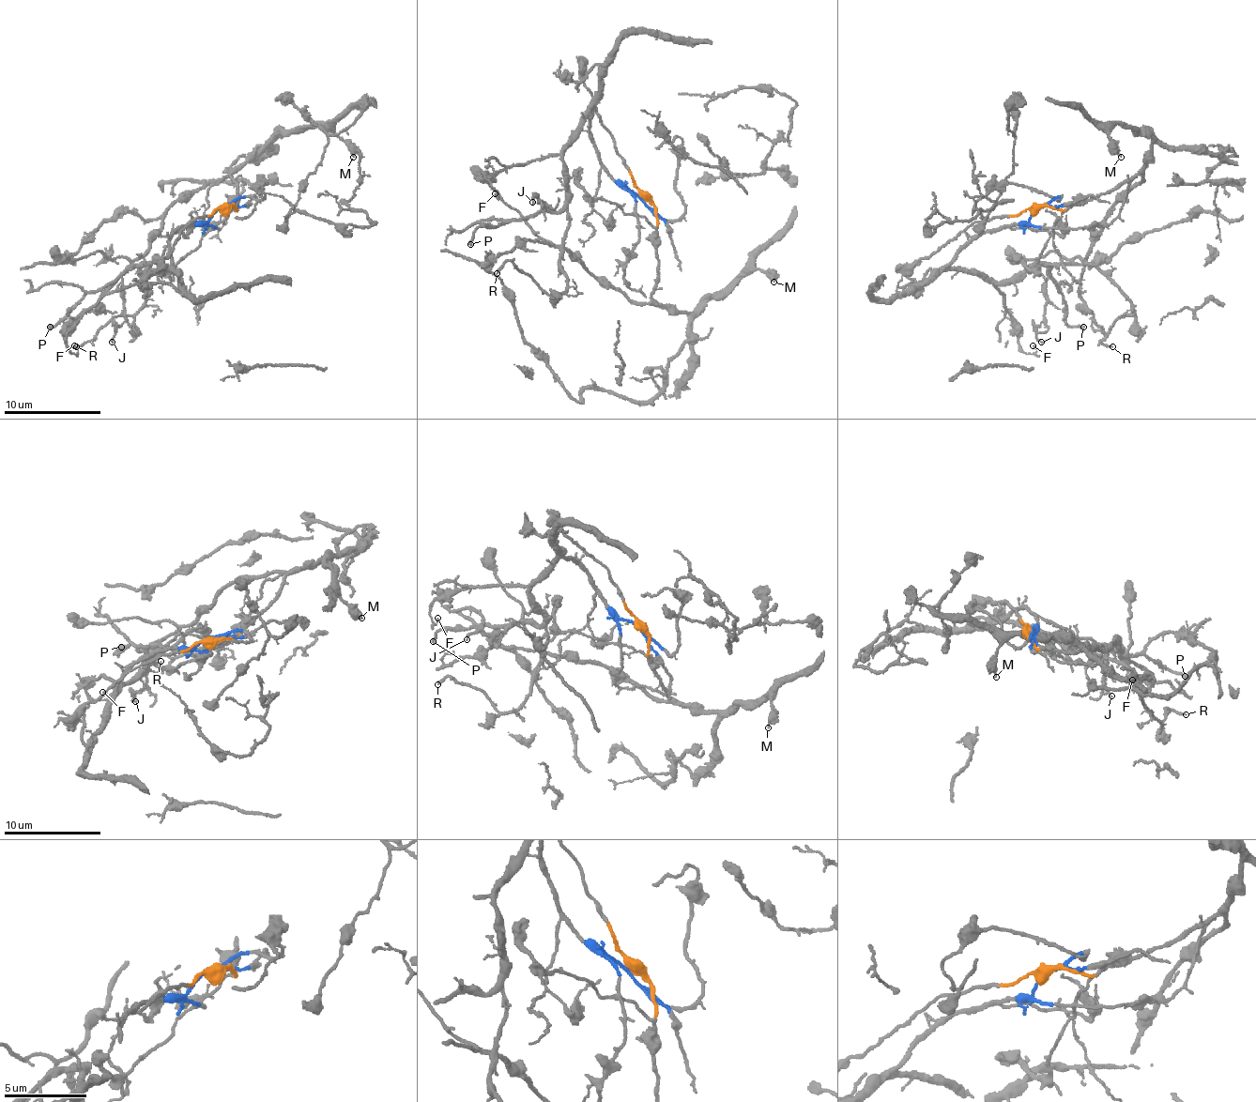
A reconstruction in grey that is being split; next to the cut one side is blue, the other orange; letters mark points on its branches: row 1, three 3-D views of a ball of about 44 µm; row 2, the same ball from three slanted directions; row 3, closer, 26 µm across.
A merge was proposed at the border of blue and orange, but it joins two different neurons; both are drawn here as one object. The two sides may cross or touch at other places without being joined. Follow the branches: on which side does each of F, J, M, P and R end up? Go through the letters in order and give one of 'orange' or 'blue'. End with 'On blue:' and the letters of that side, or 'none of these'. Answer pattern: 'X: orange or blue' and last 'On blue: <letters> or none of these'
F: blue
J: blue
M: orange
P: blue
R: blue
On blue: F, J, P, R

